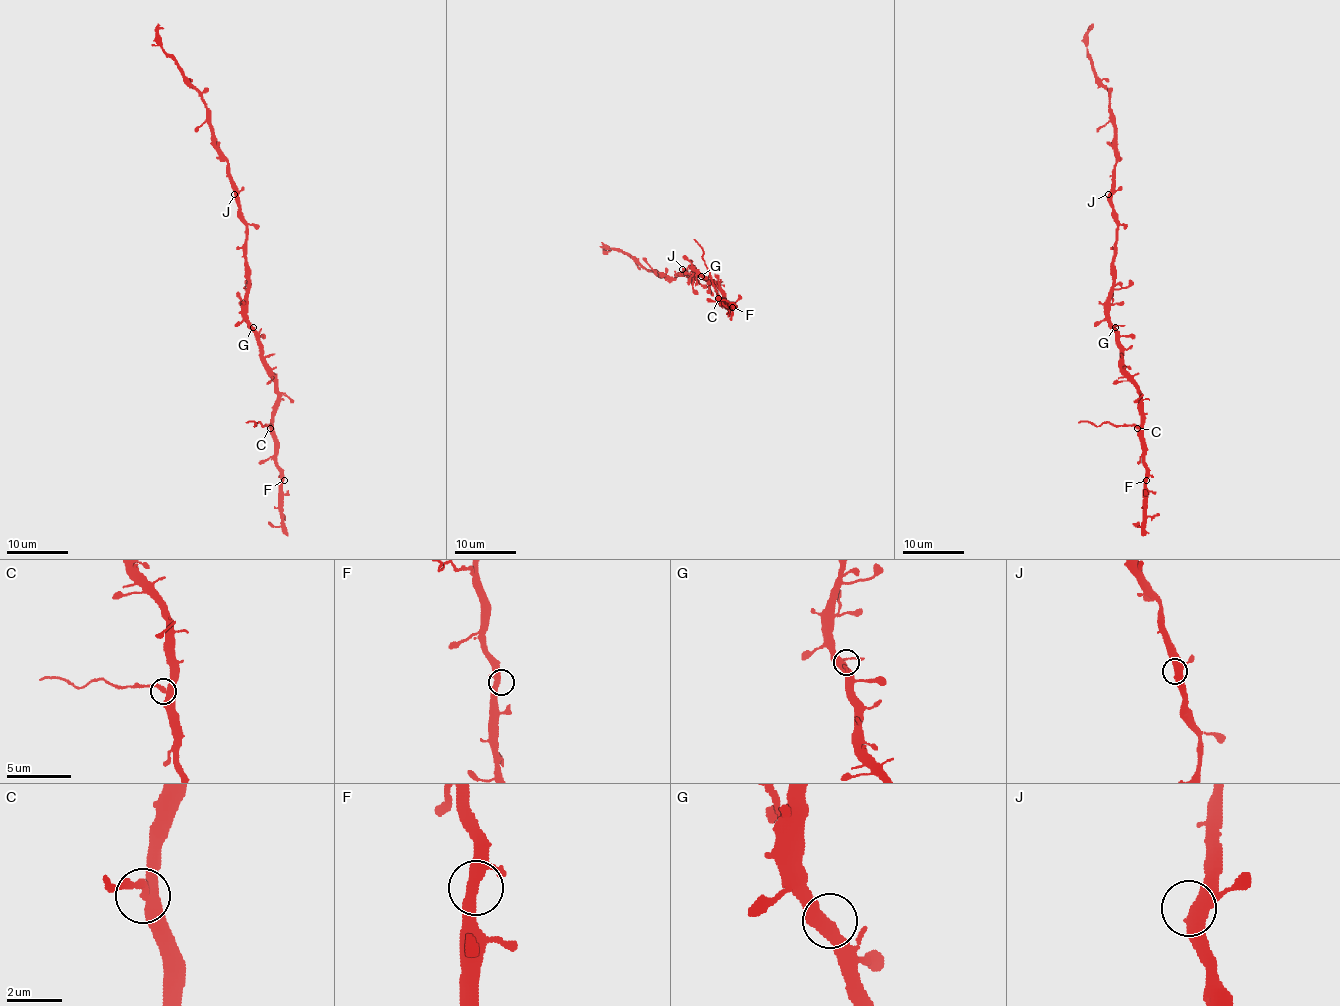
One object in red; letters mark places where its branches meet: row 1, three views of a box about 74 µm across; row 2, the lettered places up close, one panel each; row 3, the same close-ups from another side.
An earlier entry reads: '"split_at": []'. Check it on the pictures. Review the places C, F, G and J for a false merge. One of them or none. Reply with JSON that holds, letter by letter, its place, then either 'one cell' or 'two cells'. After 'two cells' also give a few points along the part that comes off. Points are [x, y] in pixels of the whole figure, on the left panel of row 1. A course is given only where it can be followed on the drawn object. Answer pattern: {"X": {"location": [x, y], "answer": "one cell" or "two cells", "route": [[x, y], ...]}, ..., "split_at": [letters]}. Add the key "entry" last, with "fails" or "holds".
{"C": {"location": [270, 428], "answer": "two cells", "route": [[270, 427], [261, 423], [255, 426], [255, 423], [245, 423]]}, "F": {"location": [284, 480], "answer": "one cell"}, "G": {"location": [253, 327], "answer": "one cell"}, "J": {"location": [234, 194], "answer": "one cell"}, "split_at": ["C"], "entry": "fails"}

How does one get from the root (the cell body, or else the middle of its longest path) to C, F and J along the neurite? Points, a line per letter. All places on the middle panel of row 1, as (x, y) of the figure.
C: (696, 273), (710, 281), (726, 300), (719, 301), (718, 298)
F: (696, 273), (723, 293), (726, 300), (721, 304), (732, 307)
J: (696, 273), (693, 278), (682, 269)

